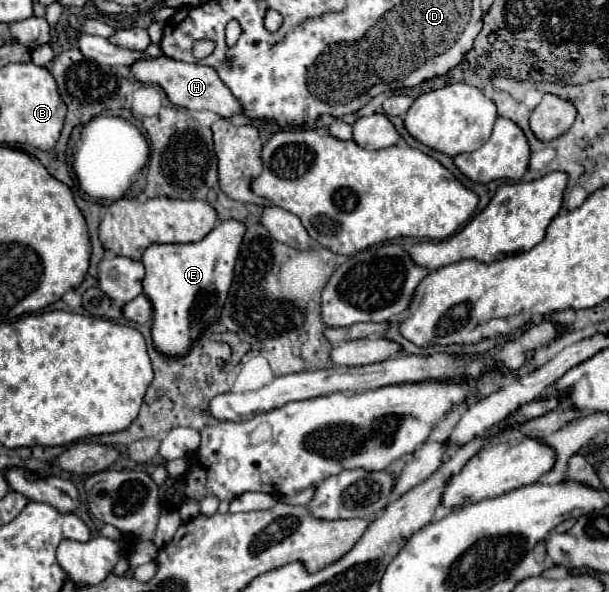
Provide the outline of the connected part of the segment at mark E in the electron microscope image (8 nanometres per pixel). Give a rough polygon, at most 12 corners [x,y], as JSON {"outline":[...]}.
{"outline":[[244,223],[150,245],[152,339],[182,355],[218,319]]}

